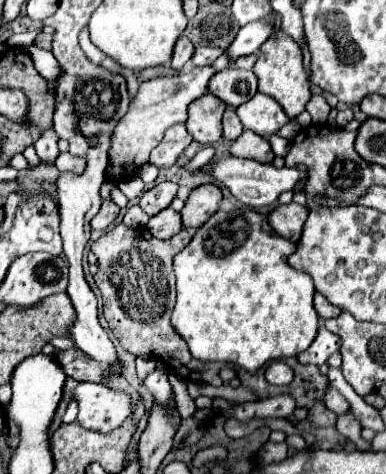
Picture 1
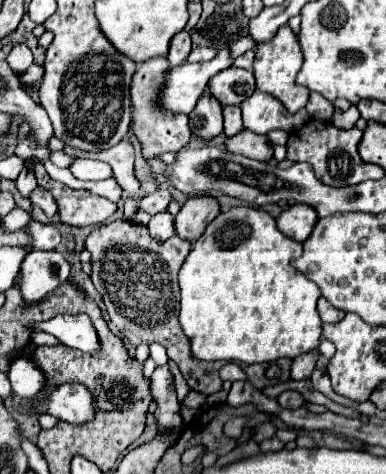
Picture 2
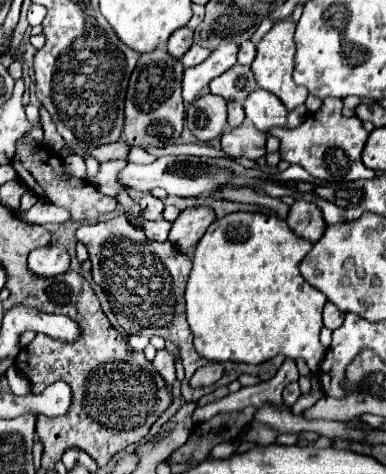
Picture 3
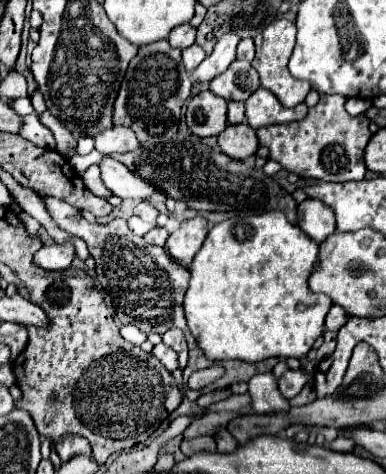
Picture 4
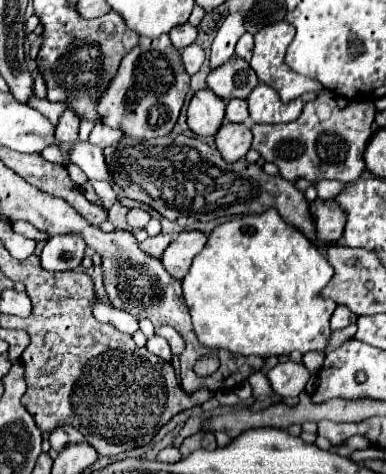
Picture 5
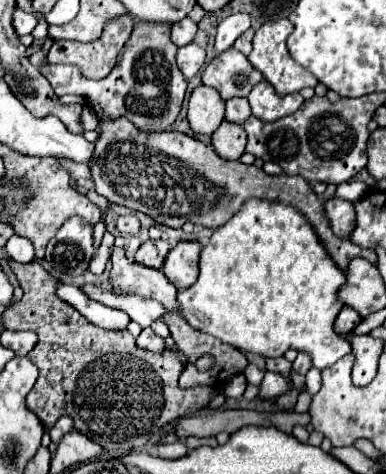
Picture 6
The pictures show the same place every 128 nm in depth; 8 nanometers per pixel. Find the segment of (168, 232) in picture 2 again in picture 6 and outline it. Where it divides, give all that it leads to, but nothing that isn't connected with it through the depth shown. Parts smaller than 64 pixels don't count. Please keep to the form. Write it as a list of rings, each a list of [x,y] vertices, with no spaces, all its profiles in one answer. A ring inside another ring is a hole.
[[[146,240],[138,252],[134,254],[134,260],[136,264],[144,264],[148,268],[162,268],[164,260],[166,260],[166,254],[168,254],[170,246],[166,240]]]

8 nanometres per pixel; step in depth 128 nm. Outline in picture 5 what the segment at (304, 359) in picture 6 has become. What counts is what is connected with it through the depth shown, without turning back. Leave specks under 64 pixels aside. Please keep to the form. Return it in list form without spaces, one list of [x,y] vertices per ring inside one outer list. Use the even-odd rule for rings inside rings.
[[[292,360],[278,364],[268,372],[272,392],[282,398],[288,398],[286,394],[298,396],[304,390],[308,378],[310,378],[310,372],[306,370],[306,366],[302,362],[292,362]]]

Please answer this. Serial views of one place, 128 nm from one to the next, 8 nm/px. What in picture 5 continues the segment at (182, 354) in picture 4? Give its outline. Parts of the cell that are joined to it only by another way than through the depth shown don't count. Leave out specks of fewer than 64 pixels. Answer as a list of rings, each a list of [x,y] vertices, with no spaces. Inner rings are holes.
[[[158,326],[158,328],[154,328],[154,332],[160,334],[160,336],[164,336],[168,340],[168,344],[170,344],[170,348],[172,348],[174,354],[180,354],[184,350],[184,340],[182,340],[182,336],[174,328],[170,328],[170,326]]]

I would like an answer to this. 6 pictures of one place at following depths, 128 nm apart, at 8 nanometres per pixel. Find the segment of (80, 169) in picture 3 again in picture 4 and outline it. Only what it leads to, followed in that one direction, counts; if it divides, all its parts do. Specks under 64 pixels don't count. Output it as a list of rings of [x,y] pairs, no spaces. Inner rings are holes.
[[[97,164],[91,165],[82,175],[85,186],[96,196],[108,198],[113,194],[102,184],[100,168]]]

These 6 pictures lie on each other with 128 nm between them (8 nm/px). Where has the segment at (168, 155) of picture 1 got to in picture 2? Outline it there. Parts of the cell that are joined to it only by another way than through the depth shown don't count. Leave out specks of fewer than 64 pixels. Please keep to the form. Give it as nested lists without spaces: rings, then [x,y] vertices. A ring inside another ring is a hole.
[[[152,58],[146,60],[136,68],[136,74],[132,78],[130,94],[132,94],[132,130],[138,138],[142,156],[146,160],[162,154],[162,152],[178,152],[184,148],[190,140],[190,128],[188,128],[188,116],[168,116],[168,112],[160,112],[156,108],[156,96],[160,96],[160,88],[164,88],[164,76],[168,74],[170,66],[166,58]]]

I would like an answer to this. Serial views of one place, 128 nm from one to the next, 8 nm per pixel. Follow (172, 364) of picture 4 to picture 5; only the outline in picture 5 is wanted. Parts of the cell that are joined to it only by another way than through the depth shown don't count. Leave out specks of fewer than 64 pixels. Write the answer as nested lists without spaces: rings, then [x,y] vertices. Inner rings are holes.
[[[152,336],[152,338],[148,338],[148,342],[146,342],[146,348],[152,352],[152,354],[156,354],[156,356],[160,356],[162,360],[166,360],[166,362],[170,362],[172,360],[172,352],[170,352],[170,346],[168,346],[168,342],[162,338],[162,336]]]

